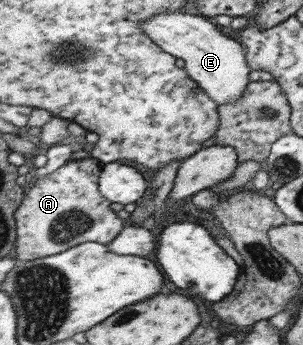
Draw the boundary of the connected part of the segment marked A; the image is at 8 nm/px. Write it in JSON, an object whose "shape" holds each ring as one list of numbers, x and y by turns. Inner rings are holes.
{"shape":[[92,156,88,159,67,161,63,166,30,188,16,212,18,239,16,258,19,261,30,261,59,254,86,242,100,242,108,245,126,227,126,222,111,210,111,201,103,196,99,180,105,164]]}

